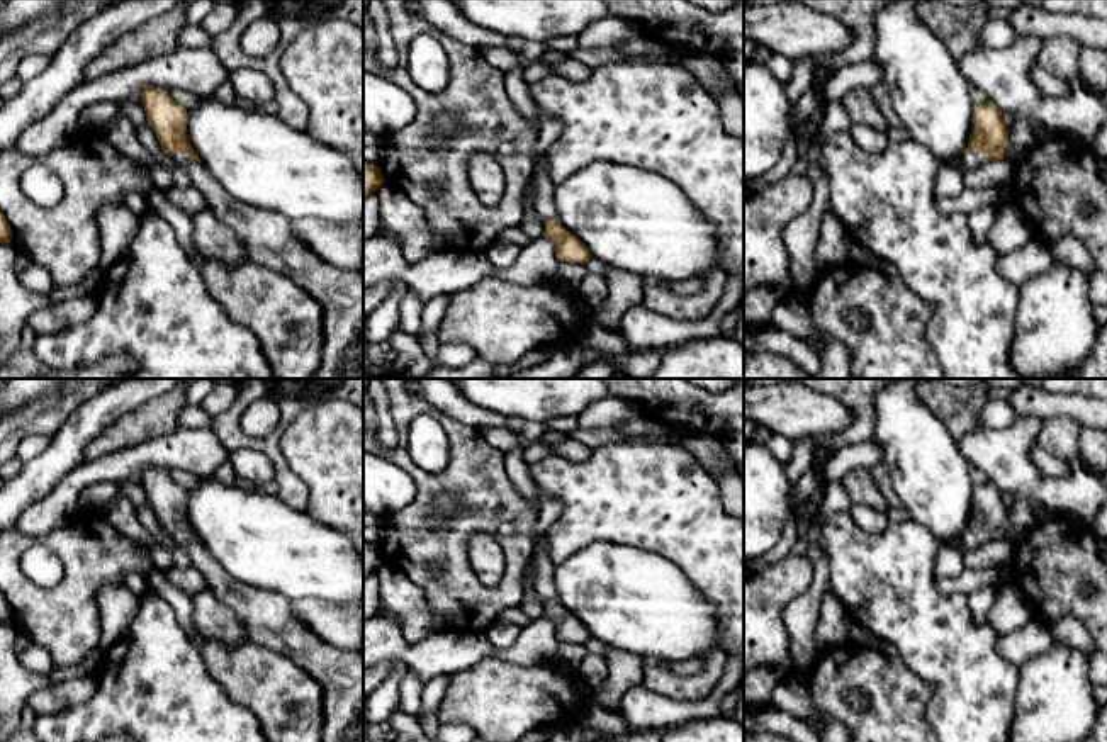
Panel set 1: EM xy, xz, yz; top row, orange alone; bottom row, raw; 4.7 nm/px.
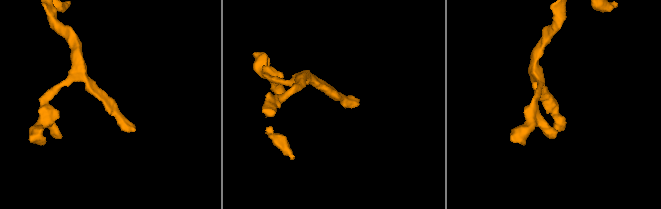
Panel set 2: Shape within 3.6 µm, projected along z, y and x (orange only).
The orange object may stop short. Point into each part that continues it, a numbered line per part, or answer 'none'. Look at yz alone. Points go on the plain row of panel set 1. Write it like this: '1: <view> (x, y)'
1: yz (973, 540)

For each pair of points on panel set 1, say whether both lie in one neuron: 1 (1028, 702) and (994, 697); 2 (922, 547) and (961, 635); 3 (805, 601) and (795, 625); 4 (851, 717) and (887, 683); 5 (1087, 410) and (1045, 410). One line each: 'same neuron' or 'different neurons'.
1: different neurons
2: same neuron
3: same neuron
4: same neuron
5: same neuron

